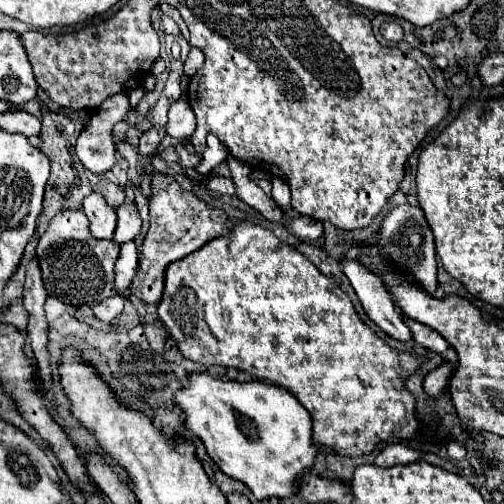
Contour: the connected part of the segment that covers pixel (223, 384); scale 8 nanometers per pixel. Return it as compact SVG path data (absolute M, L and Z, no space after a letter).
M209 373L187 375L185 387L173 393L173 403L185 413L185 429L201 439L207 455L231 479L245 483L257 499L291 497L297 491L299 477L313 465L317 447L311 441L311 417L307 409L283 387L263 381L223 381Z

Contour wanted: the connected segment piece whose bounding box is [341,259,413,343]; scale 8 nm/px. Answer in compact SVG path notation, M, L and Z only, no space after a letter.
M341 259L341 267L347 279L351 281L351 287L355 289L367 317L389 337L401 343L409 343L413 335L403 315L395 309L395 303L387 293L385 283L379 277L375 277L375 273L371 273L367 267L359 265L359 261L355 259Z

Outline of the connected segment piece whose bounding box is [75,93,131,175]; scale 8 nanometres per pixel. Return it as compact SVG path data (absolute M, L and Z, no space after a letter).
M117 93L103 101L99 111L89 119L89 125L79 133L75 153L91 173L101 175L113 167L115 143L111 129L115 123L127 119L129 111L129 93Z

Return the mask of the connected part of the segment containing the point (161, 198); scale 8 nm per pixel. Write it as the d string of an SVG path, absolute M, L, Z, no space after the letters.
M155 175L151 179L151 197L149 197L149 217L151 217L151 227L145 235L145 241L143 241L143 257L141 257L141 263L139 263L139 269L137 269L137 275L127 291L127 297L129 293L137 295L141 301L145 303L159 303L161 299L161 293L163 293L163 279L165 279L165 267L171 263L171 261L177 261L193 251L197 251L201 245L205 245L207 241L211 241L213 237L219 237L221 233L227 233L227 215L219 209L213 209L209 205L205 205L203 201L199 201L193 193L189 191L181 191L181 187L177 185L177 181L173 177L165 177L165 175Z

